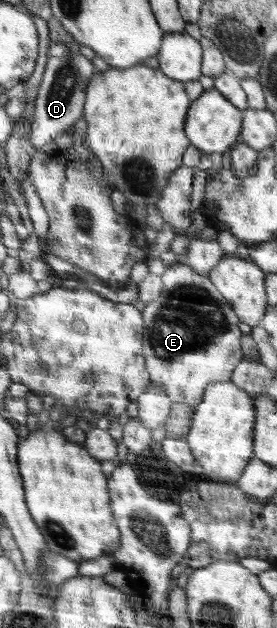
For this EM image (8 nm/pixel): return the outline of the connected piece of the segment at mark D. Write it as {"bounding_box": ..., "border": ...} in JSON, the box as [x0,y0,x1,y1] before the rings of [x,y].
{"bounding_box":[30,17,95,150],"border":[[[51,17],[47,24],[50,40],[48,59],[36,96],[35,115],[30,124],[30,139],[34,150],[39,150],[47,142],[61,134],[68,134],[68,130],[74,128],[77,120],[85,114],[86,90],[95,74],[91,60],[81,55],[81,43],[69,29],[55,17]]]}

